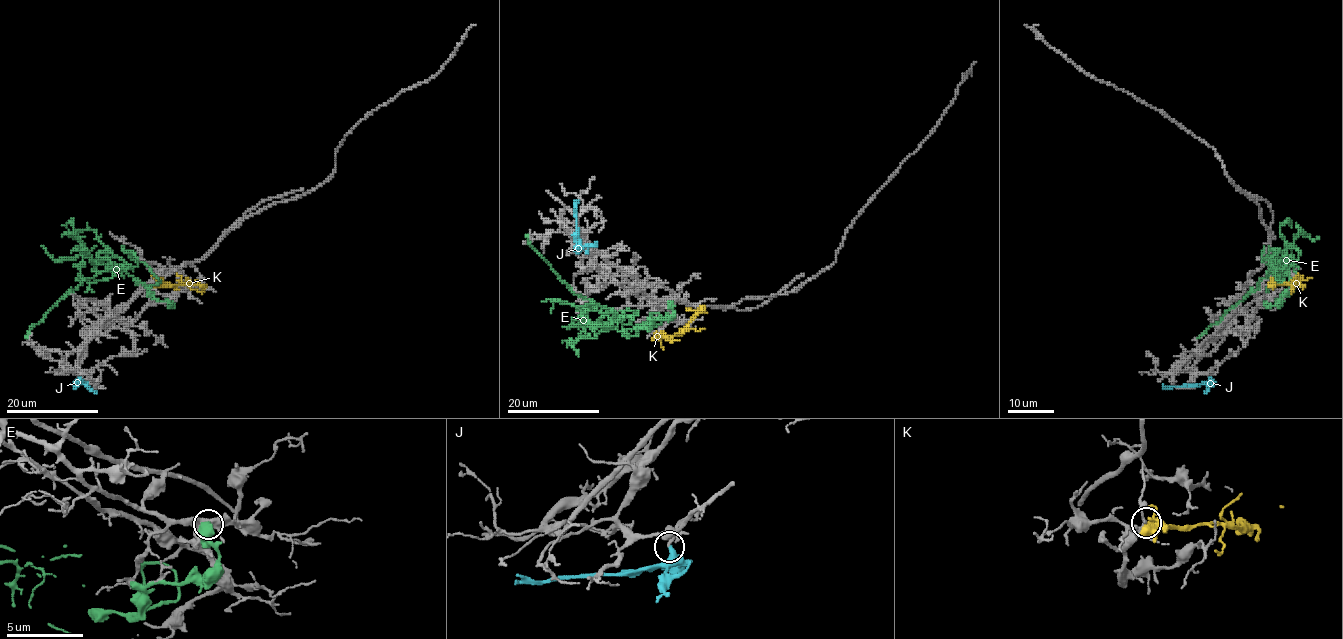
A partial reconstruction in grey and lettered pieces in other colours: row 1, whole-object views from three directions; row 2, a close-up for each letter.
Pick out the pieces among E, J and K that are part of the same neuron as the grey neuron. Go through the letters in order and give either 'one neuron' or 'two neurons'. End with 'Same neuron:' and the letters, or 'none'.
E: two neurons
J: two neurons
K: two neurons
Same neuron: none

